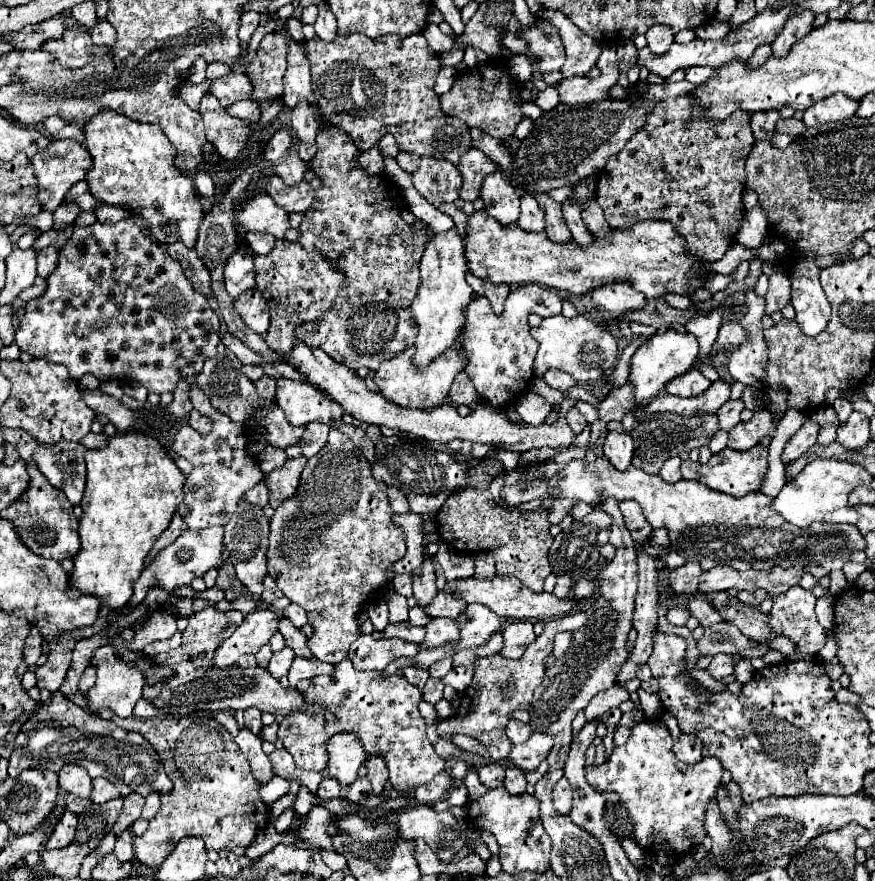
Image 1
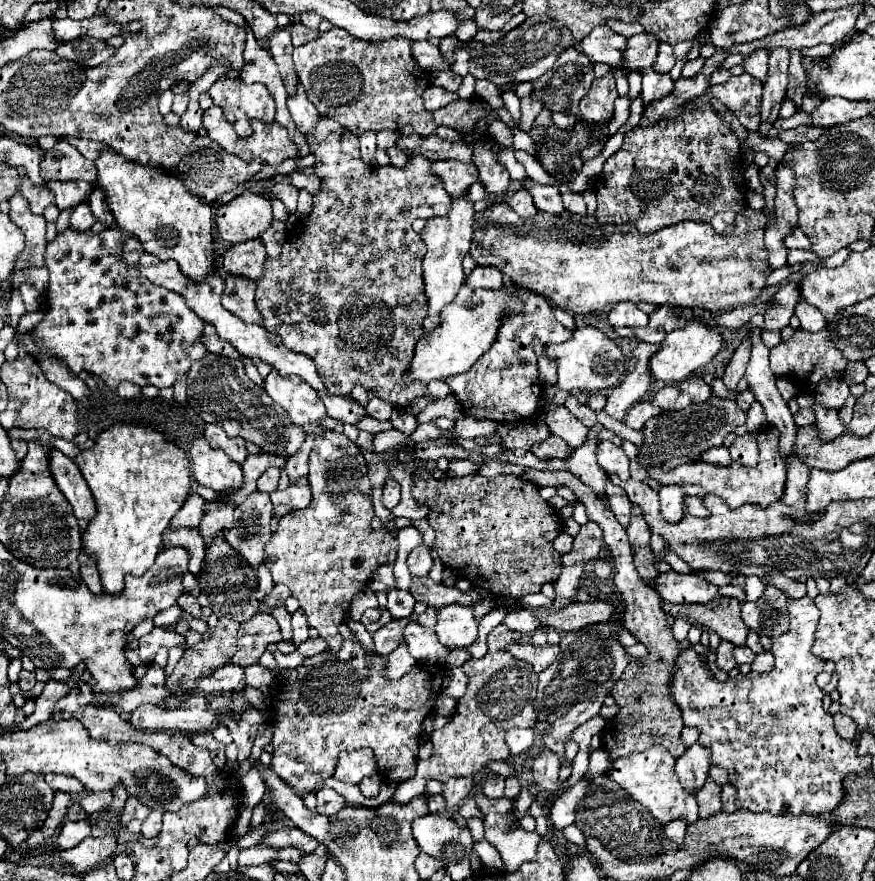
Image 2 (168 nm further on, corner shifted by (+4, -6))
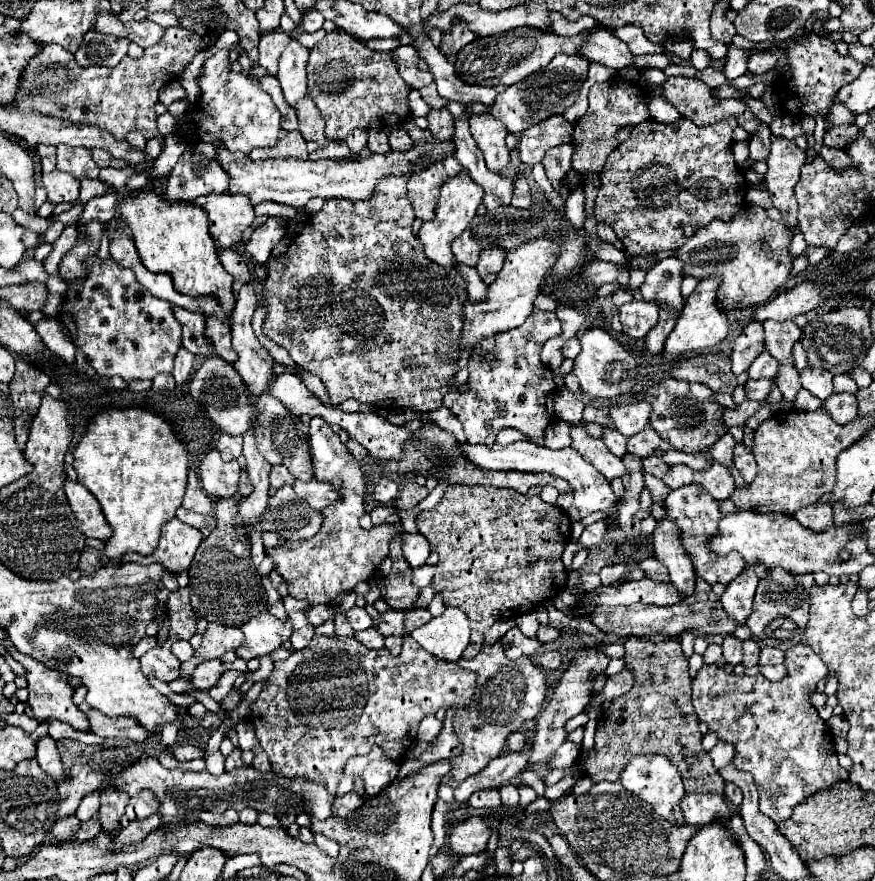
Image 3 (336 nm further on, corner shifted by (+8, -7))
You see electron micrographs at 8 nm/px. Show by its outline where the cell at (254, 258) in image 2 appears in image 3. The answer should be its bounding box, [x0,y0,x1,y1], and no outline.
[243,216,287,264]

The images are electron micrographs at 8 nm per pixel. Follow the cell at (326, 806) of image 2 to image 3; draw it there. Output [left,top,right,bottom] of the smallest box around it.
[331,792,363,816]

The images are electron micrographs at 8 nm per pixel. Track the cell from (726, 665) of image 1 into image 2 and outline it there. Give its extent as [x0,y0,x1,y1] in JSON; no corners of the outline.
[717,641,737,671]

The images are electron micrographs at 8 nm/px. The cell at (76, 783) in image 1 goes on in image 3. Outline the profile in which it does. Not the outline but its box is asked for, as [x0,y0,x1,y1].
[37,736,63,782]

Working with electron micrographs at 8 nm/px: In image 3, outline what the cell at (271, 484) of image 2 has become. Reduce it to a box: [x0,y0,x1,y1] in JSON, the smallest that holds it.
[269,466,295,488]

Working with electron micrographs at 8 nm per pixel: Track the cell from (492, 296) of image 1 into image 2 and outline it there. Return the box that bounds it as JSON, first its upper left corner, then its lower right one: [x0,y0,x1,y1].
[467,267,503,289]

